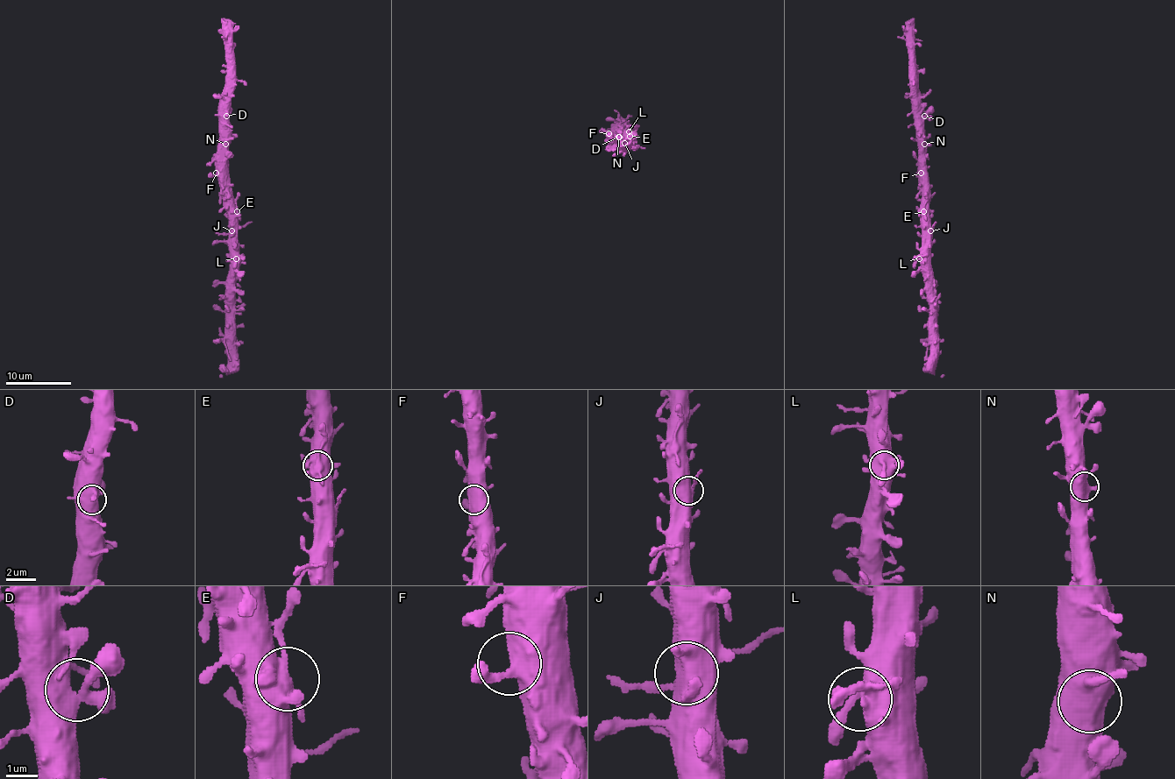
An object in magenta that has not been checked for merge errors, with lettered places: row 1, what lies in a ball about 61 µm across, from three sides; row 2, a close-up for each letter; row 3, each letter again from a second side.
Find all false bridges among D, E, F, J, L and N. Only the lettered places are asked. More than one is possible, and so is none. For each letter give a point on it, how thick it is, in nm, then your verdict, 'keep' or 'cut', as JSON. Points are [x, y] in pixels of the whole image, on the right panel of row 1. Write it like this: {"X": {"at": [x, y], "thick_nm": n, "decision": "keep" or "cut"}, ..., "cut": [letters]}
{"D": {"at": [924, 116], "thick_nm": 460, "decision": "keep"}, "E": {"at": [923, 211], "thick_nm": 500, "decision": "cut"}, "F": {"at": [921, 173], "thick_nm": 550, "decision": "keep"}, "J": {"at": [930, 230], "thick_nm": 550, "decision": "cut"}, "L": {"at": [919, 258], "thick_nm": 400, "decision": "keep"}, "N": {"at": [924, 144], "thick_nm": 440, "decision": "keep"}, "cut": ["E", "J"]}

